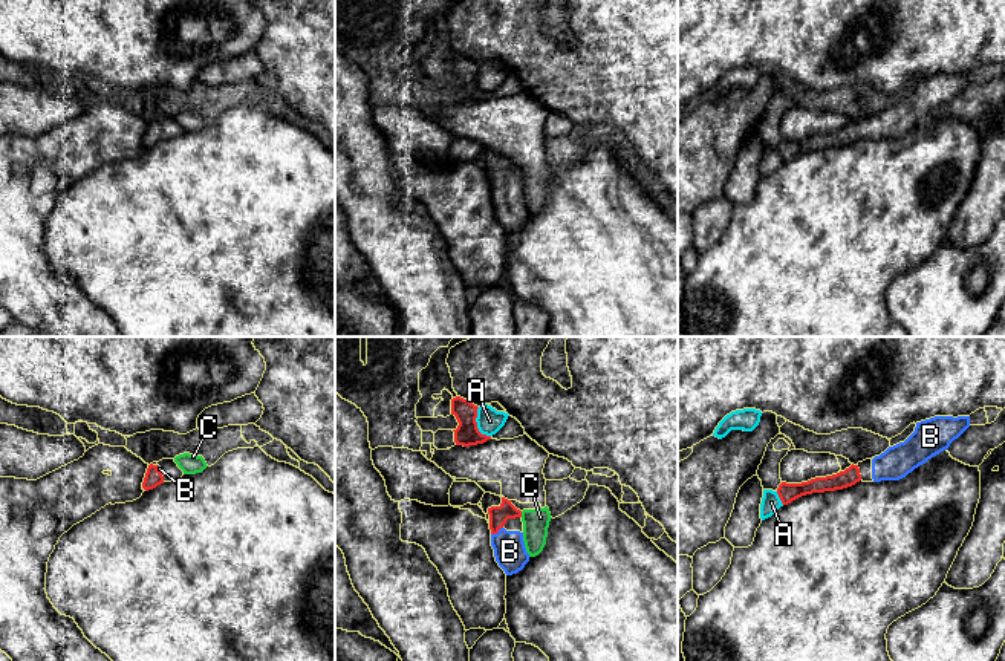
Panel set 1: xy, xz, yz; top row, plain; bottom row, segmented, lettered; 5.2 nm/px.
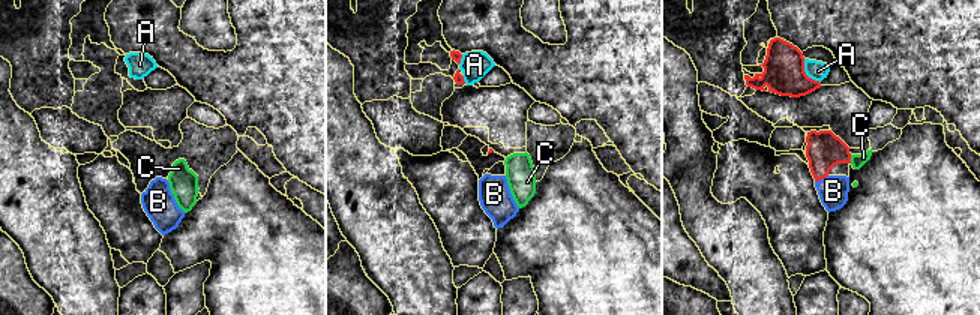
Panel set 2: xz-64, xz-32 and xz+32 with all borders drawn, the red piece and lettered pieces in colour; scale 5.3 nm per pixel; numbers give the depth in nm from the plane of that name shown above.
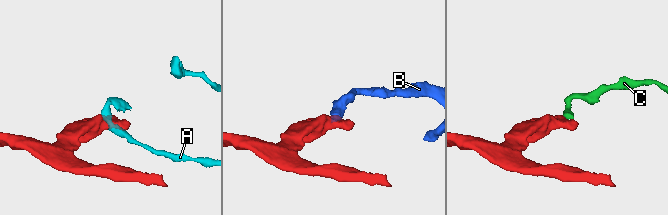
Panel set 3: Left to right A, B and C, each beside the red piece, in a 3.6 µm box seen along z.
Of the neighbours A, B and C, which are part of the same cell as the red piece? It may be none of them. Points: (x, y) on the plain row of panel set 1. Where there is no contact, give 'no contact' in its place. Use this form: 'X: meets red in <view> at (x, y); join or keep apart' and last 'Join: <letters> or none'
A: meets red in xz at (476, 81); keep apart
B: meets red in xz at (496, 190); join
C: meets red in xz at (520, 172); keep apart
Join: B

